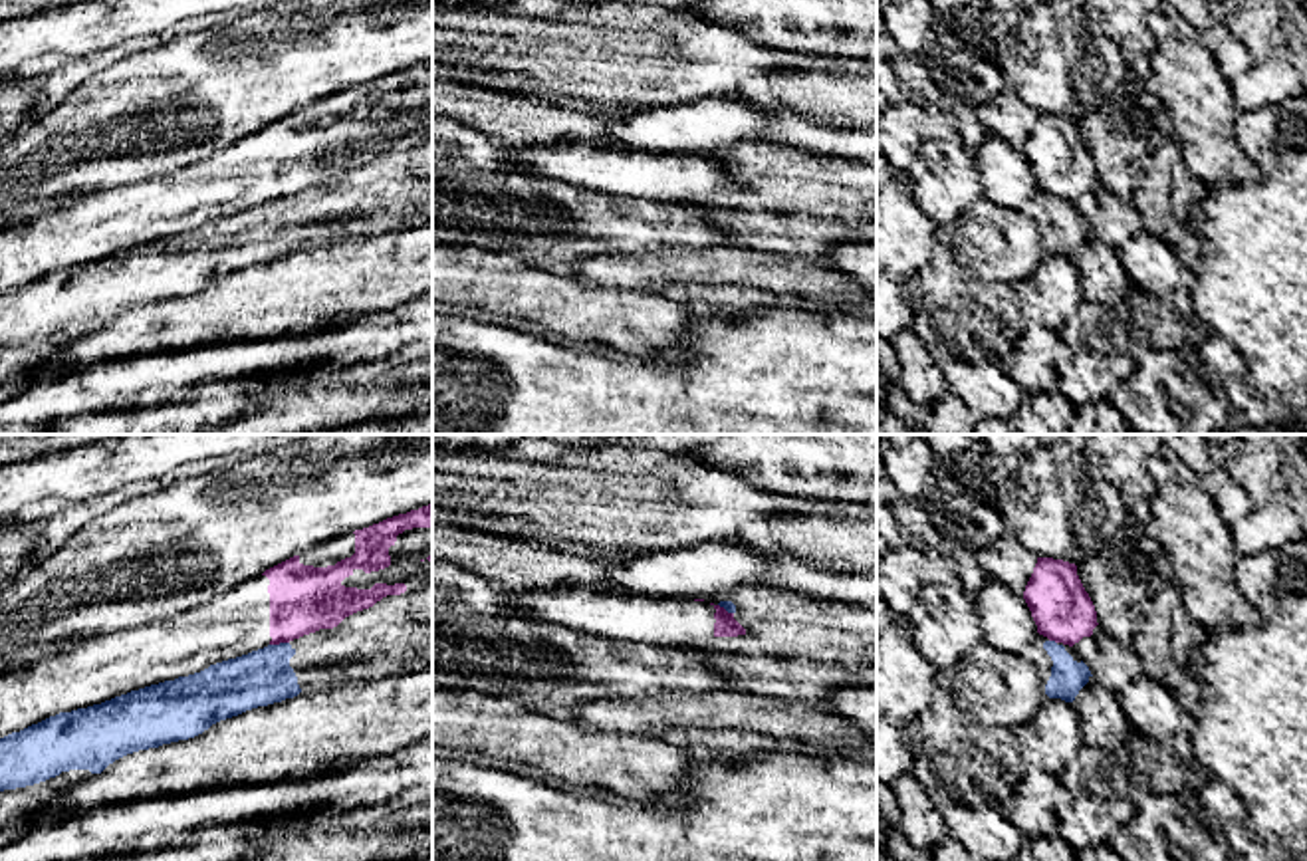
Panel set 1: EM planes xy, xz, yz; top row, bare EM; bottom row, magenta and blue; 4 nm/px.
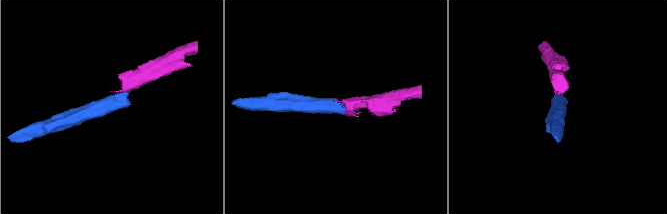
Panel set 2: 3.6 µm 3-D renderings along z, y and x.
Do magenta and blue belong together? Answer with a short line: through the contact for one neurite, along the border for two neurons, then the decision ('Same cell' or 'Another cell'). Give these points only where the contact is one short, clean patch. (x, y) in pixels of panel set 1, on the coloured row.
Line: xy (288, 641), (270, 645). Another cell

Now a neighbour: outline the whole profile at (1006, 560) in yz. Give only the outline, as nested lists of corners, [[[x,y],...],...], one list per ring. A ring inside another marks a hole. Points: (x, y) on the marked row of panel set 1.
[[[1010,532],[992,546],[978,550],[976,559],[990,579],[1002,581],[1017,595],[1023,595],[1037,563],[1037,555],[1025,550]]]

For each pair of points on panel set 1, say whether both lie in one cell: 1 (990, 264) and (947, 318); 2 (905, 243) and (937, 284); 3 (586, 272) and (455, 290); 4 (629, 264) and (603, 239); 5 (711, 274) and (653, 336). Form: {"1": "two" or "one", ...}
{"1": "two", "2": "two", "3": "two", "4": "two", "5": "two"}

